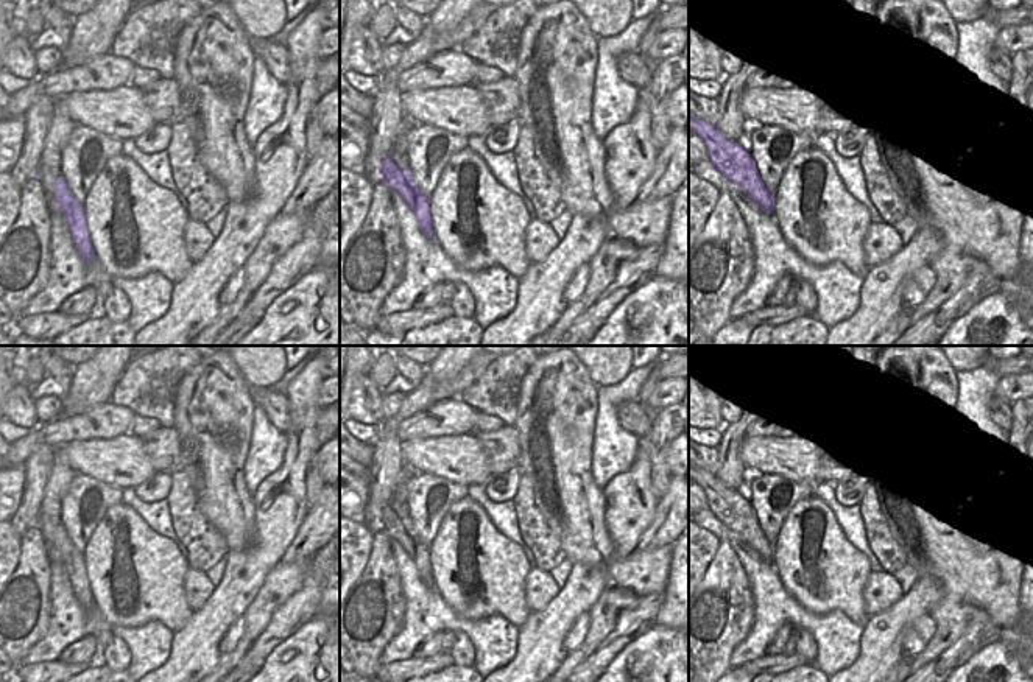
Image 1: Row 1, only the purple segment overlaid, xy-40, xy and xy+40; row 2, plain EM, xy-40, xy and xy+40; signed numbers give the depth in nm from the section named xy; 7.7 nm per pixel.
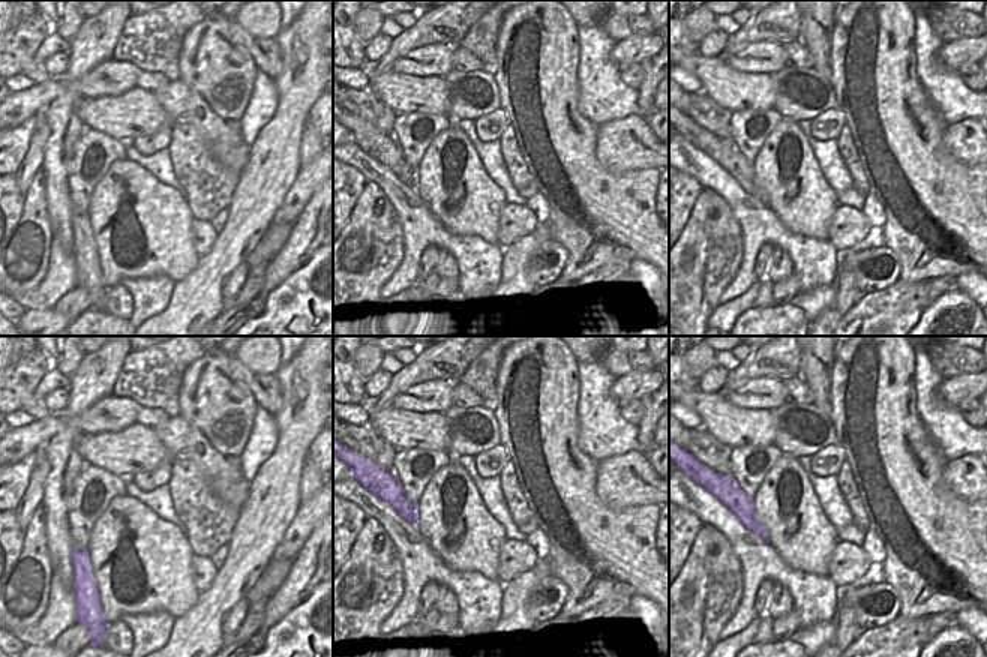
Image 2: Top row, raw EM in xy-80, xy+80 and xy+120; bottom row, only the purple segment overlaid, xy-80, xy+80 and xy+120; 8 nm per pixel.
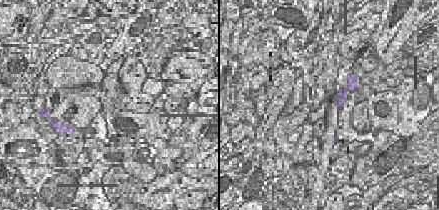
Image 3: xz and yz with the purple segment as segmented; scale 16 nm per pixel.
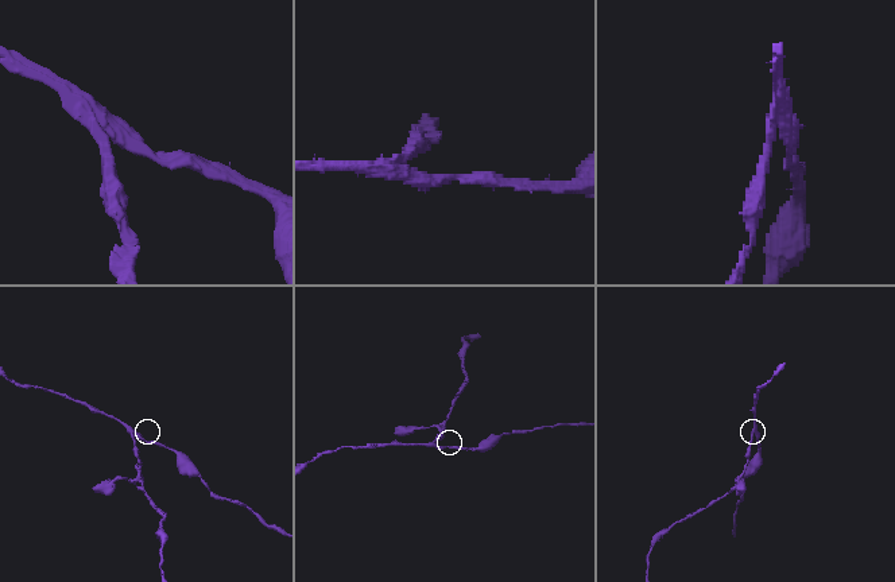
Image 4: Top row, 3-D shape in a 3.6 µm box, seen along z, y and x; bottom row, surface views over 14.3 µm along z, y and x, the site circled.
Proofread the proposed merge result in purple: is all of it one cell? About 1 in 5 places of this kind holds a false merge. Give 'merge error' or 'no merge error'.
no merge error

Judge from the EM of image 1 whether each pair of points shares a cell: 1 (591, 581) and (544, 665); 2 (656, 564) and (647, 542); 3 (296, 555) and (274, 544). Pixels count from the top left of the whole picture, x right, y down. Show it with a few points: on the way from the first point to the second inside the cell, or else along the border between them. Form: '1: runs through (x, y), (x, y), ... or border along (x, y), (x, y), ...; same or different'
1: runs through (572, 601), (544, 631), (544, 645); same
2: border along (672, 545), (636, 548); different
3: border along (304, 519), (281, 559); different

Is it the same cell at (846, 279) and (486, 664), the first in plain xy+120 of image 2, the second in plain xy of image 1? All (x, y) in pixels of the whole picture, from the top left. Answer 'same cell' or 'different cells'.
different cells

